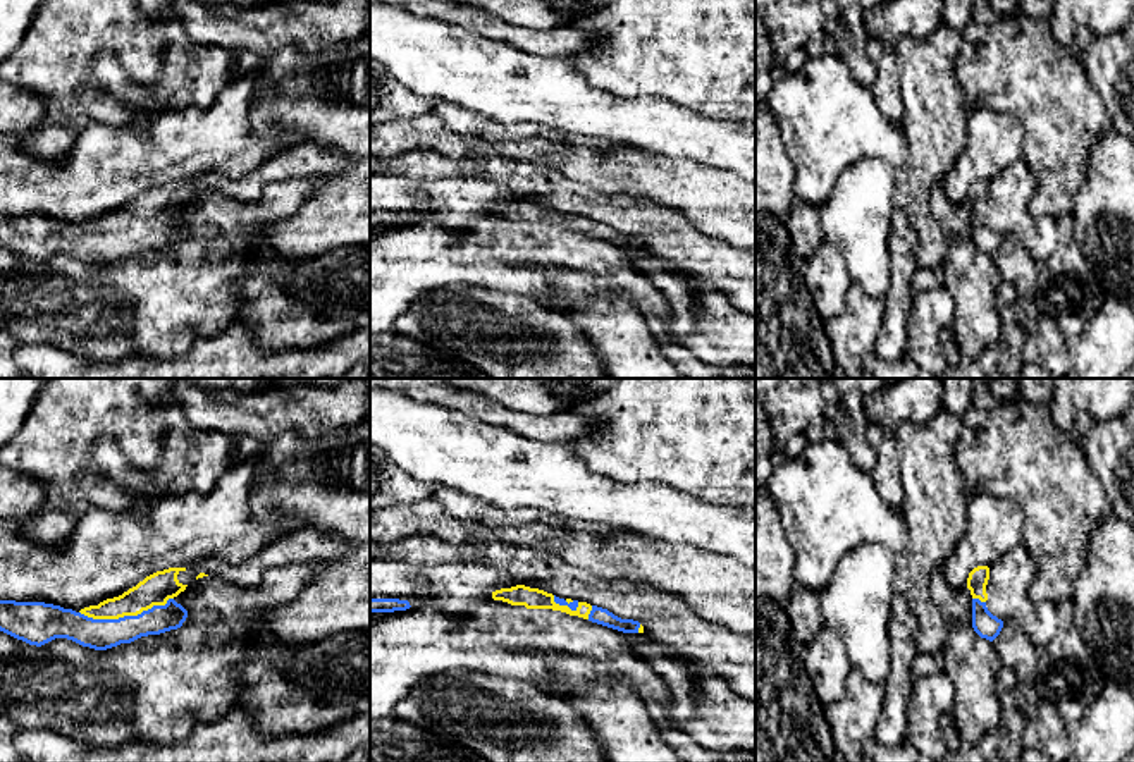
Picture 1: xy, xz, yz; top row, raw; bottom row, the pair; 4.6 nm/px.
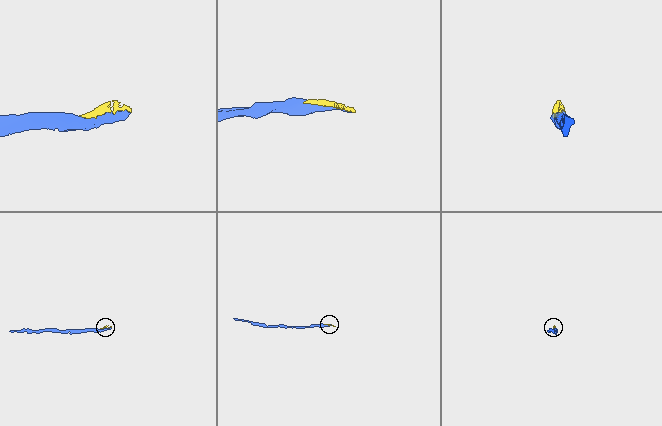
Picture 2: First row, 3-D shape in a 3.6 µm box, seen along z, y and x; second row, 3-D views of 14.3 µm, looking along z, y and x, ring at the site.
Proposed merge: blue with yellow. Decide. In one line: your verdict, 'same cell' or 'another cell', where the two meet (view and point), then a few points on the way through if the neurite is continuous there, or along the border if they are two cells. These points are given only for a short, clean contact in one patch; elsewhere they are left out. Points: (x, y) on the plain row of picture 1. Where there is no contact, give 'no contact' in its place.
same cell; meets blue in xy at (126, 231)

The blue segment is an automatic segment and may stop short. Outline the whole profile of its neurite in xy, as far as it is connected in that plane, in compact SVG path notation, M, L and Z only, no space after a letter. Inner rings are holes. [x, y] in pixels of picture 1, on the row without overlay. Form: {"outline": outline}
{"outline": "M303 143L274 155L244 177L208 174L188 182L157 186L122 210L79 227L45 217L0 215L0 246L36 261L67 253L83 261L107 265L181 243L188 225L174 213L198 193L255 196L265 184L289 177L322 177L346 165L339 151Z"}

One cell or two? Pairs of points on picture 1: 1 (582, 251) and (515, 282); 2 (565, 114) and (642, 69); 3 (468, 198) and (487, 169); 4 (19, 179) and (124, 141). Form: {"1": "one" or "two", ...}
{"1": "one", "2": "two", "3": "two", "4": "one"}

